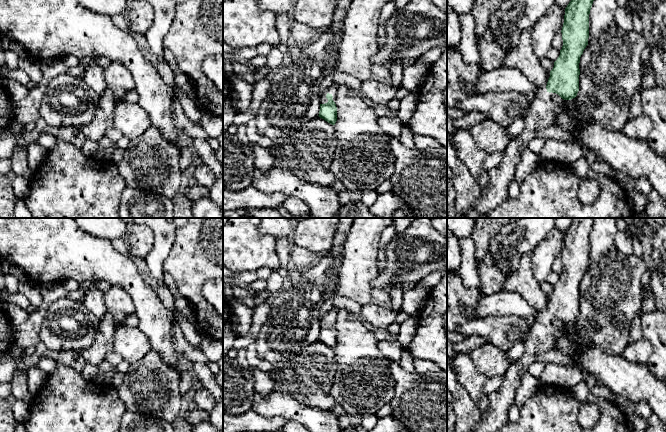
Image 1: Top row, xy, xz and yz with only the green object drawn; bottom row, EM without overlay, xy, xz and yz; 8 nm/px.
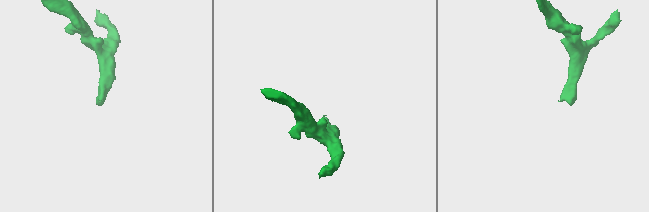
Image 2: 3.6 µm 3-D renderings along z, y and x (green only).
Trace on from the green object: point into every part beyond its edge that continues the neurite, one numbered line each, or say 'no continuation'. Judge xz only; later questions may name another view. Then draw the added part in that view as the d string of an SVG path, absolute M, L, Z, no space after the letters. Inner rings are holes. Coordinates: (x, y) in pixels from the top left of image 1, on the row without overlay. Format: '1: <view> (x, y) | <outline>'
1: xz (332, 314) | M333 308L331 311L329 311L326 315L324 315L321 319L320 319L320 328L325 328L328 326L328 323L326 322L326 319L329 317L333 320L333 325L335 325L336 322L336 308Z

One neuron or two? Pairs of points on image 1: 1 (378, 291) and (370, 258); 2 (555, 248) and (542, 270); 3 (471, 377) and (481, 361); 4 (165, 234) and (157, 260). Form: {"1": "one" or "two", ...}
{"1": "two", "2": "one", "3": "two", "4": "one"}

